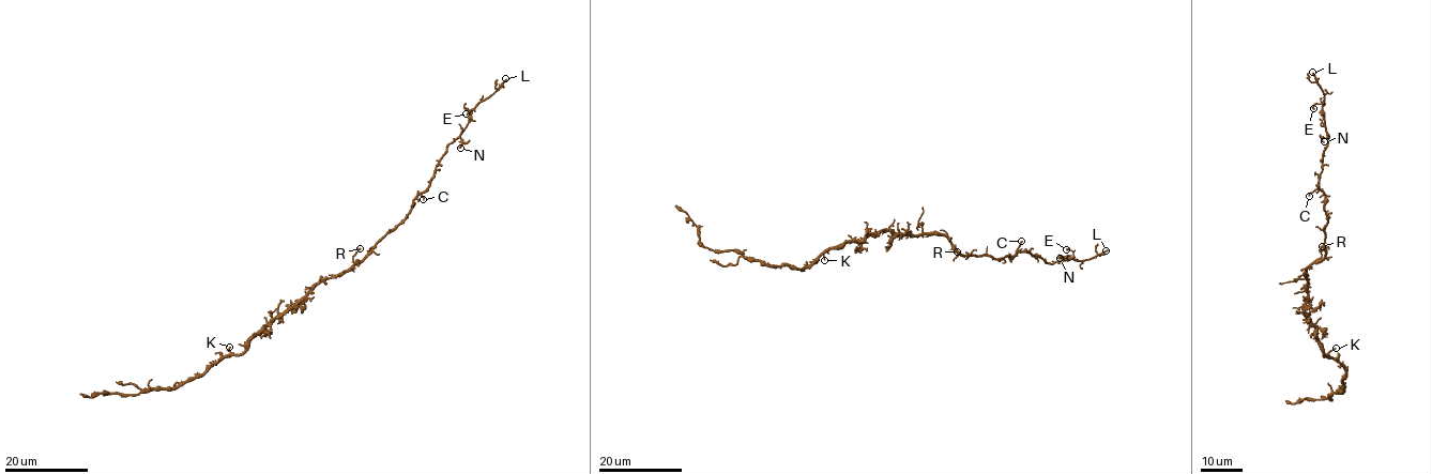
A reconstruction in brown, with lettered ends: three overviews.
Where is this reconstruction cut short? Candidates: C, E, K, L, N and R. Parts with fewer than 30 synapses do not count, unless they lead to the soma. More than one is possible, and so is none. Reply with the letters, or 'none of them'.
L

